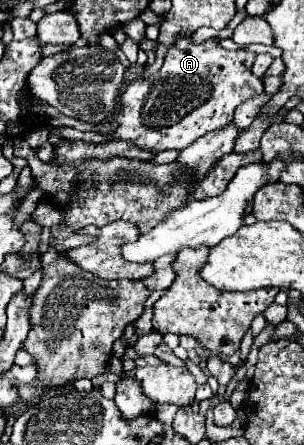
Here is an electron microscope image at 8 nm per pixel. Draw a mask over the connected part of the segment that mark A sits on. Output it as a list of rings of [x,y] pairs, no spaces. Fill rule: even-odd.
[[[180,36],[170,48],[164,58],[164,66],[160,72],[156,72],[156,80],[134,80],[124,86],[124,96],[120,96],[120,112],[116,112],[116,120],[120,122],[118,130],[110,136],[116,140],[132,140],[140,144],[144,150],[162,152],[162,150],[184,150],[200,136],[214,132],[218,128],[224,128],[224,124],[232,122],[234,110],[244,100],[262,94],[264,86],[262,80],[252,74],[252,62],[256,60],[256,54],[246,50],[230,52],[220,46],[218,38],[208,38],[202,44],[194,44],[190,36]]]

